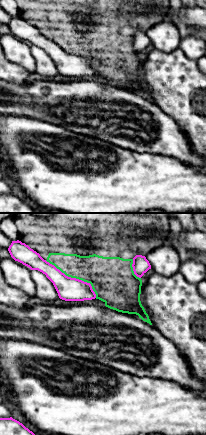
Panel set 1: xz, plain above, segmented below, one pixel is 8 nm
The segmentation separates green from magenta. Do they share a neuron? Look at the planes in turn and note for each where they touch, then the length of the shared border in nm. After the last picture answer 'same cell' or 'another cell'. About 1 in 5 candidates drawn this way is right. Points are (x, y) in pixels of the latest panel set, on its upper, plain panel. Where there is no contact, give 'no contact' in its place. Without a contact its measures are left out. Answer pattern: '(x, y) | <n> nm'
(74, 53) | 500 nm

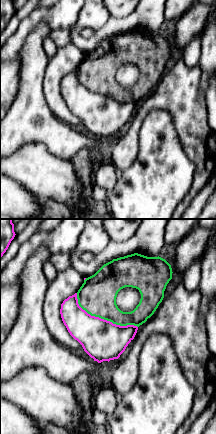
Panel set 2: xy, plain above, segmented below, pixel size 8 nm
(102, 94) | 550 nm

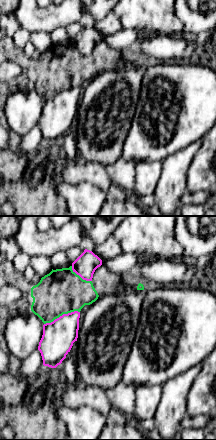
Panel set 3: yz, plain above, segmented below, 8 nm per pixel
(61, 91) | 300 nm

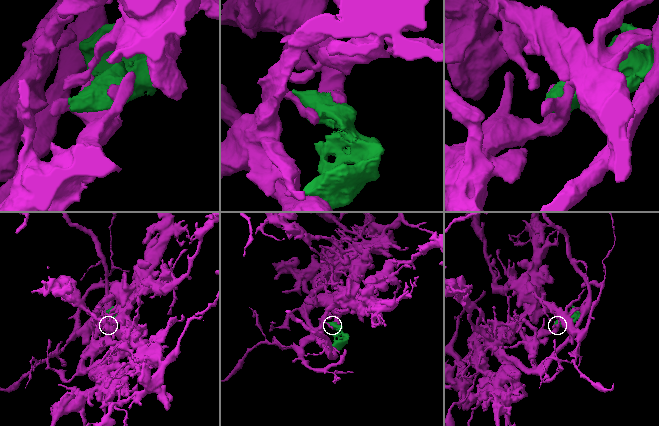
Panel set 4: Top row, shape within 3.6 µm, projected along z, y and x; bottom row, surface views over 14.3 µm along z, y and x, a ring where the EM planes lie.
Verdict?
another cell

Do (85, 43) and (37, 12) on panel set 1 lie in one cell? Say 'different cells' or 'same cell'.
same cell

